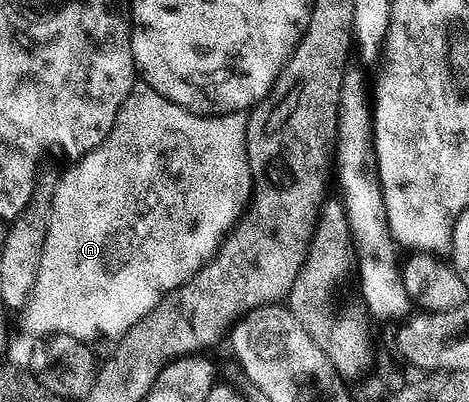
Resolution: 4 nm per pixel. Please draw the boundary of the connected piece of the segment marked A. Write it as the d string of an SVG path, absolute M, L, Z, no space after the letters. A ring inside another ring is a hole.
M138 81L123 100L119 108L119 116L115 116L115 124L111 132L91 152L76 159L69 171L62 173L57 190L53 194L51 208L51 224L47 228L47 240L43 244L43 256L39 260L39 268L35 276L33 290L23 303L25 310L25 330L33 336L48 336L50 334L66 334L80 338L82 342L92 343L92 338L110 338L116 340L126 334L163 296L167 296L175 288L179 288L208 265L217 255L226 235L241 221L251 201L253 192L253 177L247 160L245 147L245 119L244 113L239 114L192 114L187 108L159 96L143 81Z

